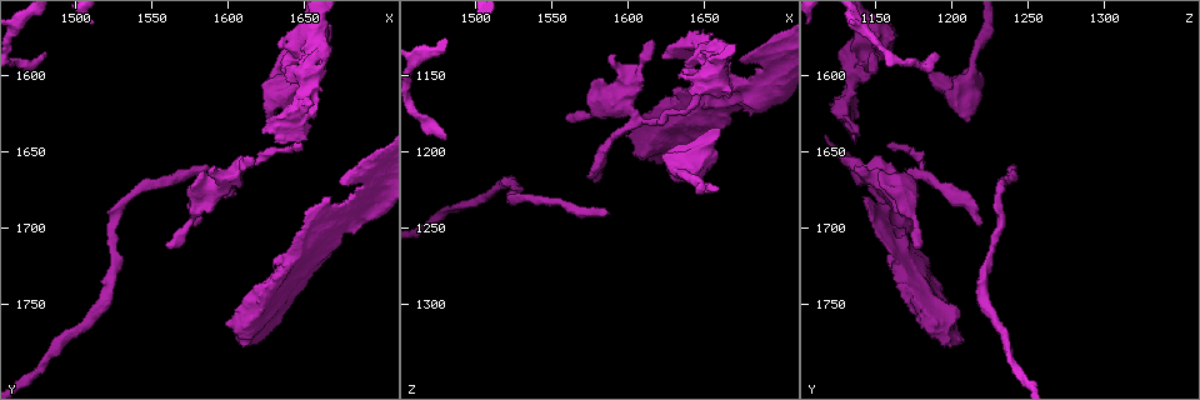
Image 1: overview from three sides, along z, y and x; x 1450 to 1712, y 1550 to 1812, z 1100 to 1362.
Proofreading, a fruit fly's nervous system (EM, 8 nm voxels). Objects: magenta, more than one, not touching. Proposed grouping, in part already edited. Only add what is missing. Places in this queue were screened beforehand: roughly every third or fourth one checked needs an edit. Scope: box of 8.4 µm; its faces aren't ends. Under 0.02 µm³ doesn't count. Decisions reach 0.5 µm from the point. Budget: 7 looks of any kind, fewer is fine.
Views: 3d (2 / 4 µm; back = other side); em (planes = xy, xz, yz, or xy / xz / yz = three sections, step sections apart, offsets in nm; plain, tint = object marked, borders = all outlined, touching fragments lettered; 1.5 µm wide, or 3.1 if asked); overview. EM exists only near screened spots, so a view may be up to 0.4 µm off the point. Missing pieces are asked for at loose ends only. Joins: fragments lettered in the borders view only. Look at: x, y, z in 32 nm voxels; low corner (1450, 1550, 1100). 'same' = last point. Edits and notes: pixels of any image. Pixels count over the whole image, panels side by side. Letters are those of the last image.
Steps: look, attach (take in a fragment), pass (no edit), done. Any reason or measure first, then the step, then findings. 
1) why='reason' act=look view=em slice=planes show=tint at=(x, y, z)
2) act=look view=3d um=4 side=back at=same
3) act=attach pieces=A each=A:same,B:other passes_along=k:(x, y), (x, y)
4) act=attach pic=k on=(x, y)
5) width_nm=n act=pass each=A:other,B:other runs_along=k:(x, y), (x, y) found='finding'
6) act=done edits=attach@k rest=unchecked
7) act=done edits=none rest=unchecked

why='branch stops here' act=look view=3d um=4 at=(1588, 1660, 1240)

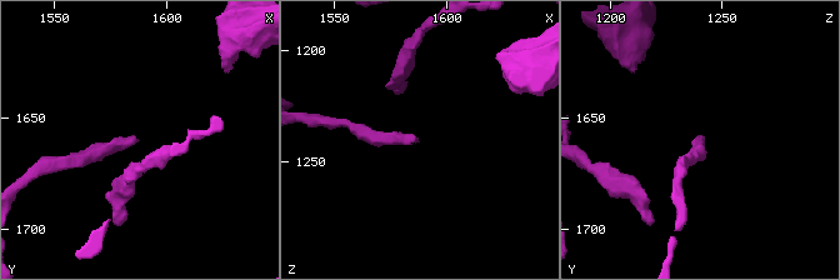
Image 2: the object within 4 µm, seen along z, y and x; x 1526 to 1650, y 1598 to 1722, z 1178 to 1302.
why='shape alone is not enough' act=look view=em slice=planes show=borders at=(1586, 1661, 1239)

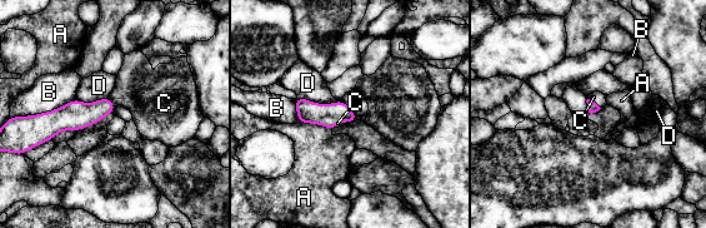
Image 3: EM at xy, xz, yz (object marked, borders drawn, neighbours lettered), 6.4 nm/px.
act=attach pieces=C each=A:other,B:other,C:same,D:other passes_along=3:(592, 107), (594, 102), (599, 98) found='the cell continues'

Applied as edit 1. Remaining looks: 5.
why='redraw' act=look view=overview

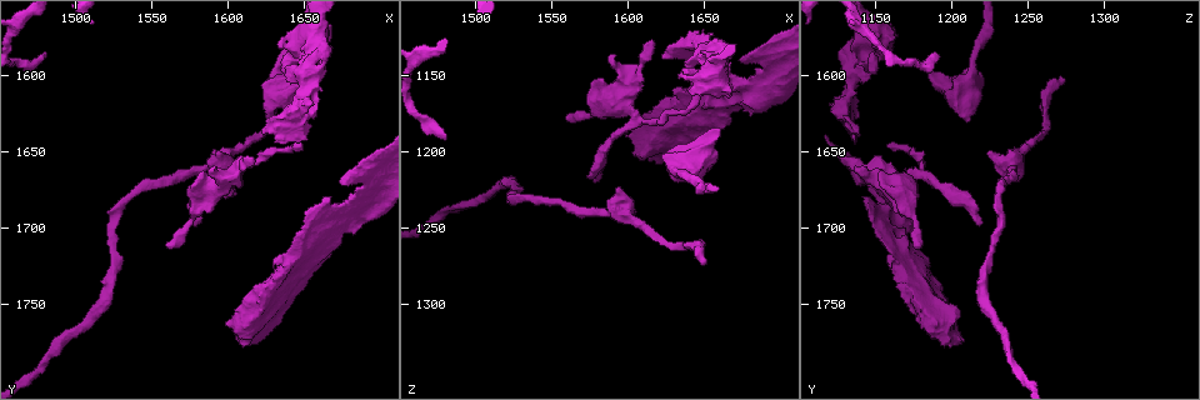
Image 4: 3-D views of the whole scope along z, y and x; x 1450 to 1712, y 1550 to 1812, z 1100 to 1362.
why='branch stops here' act=look view=em slice=planes show=borders at=(1628, 1630, 1208)

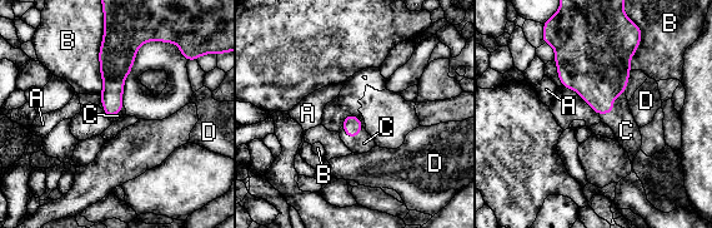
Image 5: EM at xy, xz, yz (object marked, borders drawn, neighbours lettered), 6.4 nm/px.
width_nm=120 act=attach pieces=C each=A:other,B:other,C:same,D:other passes_along=5:(598, 70), (612, 107), (626, 130) found='it goes on there'

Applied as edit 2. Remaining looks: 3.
why='branch stops here' act=look view=em slice=planes show=borders at=(1480, 1584, 1190)

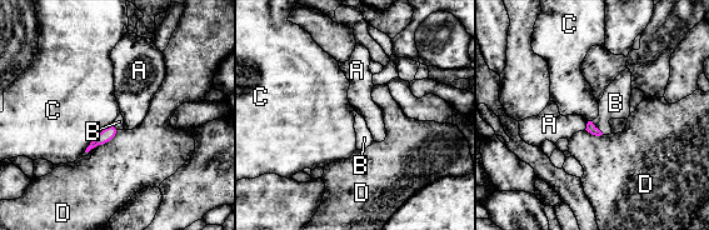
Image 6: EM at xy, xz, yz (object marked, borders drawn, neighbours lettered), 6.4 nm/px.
longest_contact=C:260nm act=attach pieces=B each=A:other,B:same,C:other,D:other passes_along=6:(590, 128), (597, 128), (615, 103) found='the cell continues'

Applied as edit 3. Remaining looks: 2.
act=done edits=attach@3,attach@5,attach@6 rest=unchecked

